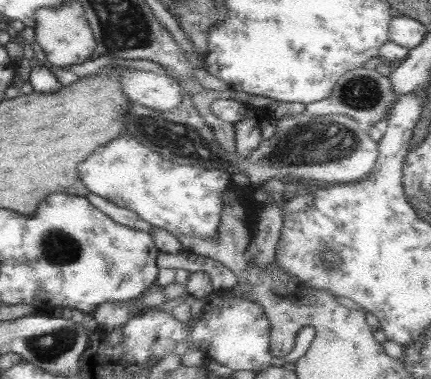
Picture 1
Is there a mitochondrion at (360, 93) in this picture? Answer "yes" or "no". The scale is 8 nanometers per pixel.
yes

